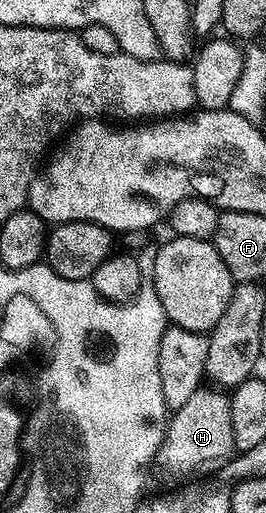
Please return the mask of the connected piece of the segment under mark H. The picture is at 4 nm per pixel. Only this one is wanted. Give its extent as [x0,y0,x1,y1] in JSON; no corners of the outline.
[154,386,235,482]

